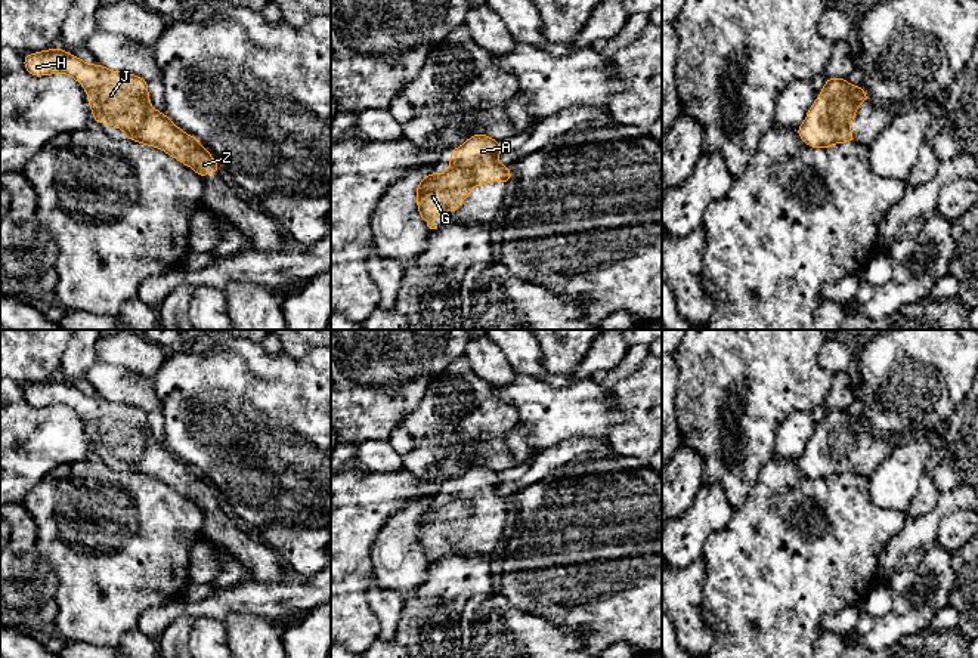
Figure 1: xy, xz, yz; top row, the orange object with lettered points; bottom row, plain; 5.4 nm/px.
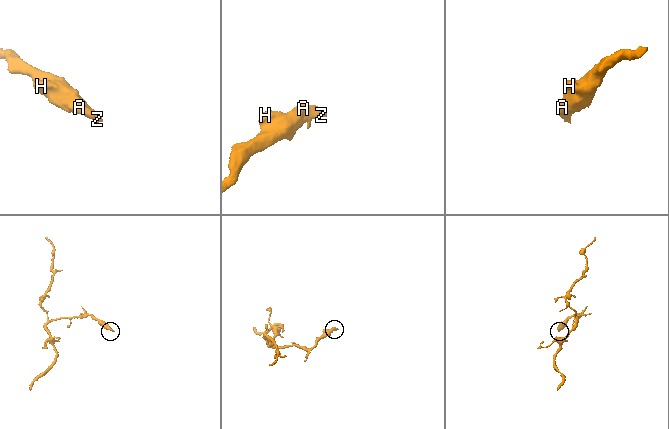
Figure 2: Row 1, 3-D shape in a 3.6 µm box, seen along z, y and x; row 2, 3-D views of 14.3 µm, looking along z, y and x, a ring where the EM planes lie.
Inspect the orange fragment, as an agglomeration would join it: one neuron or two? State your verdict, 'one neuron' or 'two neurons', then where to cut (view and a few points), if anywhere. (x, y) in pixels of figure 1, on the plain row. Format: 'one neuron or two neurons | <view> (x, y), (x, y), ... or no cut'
one neuron | no cut

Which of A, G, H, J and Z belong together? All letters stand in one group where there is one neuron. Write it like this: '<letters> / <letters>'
A G H J Z

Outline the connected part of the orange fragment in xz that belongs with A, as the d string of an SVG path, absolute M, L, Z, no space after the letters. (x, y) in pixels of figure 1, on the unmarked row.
M476 464L449 485L451 498L442 504L430 504L417 518L418 544L430 560L436 547L456 543L473 518L490 513L511 513L508 497L496 492L502 484L499 472Z

